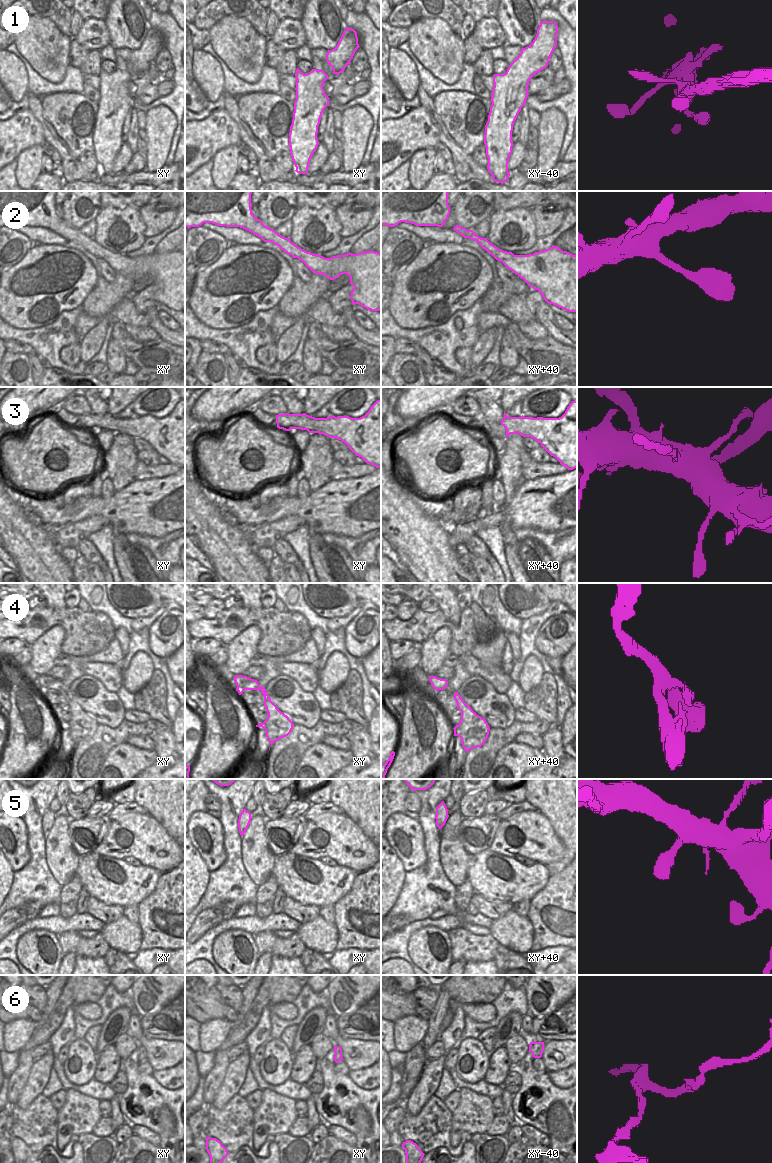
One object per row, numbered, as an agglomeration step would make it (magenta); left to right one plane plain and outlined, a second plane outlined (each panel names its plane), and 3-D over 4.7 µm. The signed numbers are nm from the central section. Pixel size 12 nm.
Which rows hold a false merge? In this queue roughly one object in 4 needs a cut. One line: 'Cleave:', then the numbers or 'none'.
Cleave: 3.

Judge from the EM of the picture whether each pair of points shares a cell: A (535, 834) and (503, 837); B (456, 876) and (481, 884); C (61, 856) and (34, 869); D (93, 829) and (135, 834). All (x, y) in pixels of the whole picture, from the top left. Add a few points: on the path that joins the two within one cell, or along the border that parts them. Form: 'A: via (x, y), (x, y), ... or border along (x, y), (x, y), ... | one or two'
A: via (527, 841), (519, 848), (512, 848), (509, 845) | one
B: border along (470, 856), (467, 862), (466, 879) | two
C: border along (46, 839), (46, 864), (58, 883) | two
D: border along (112, 821), (106, 836), (93, 850) | two

